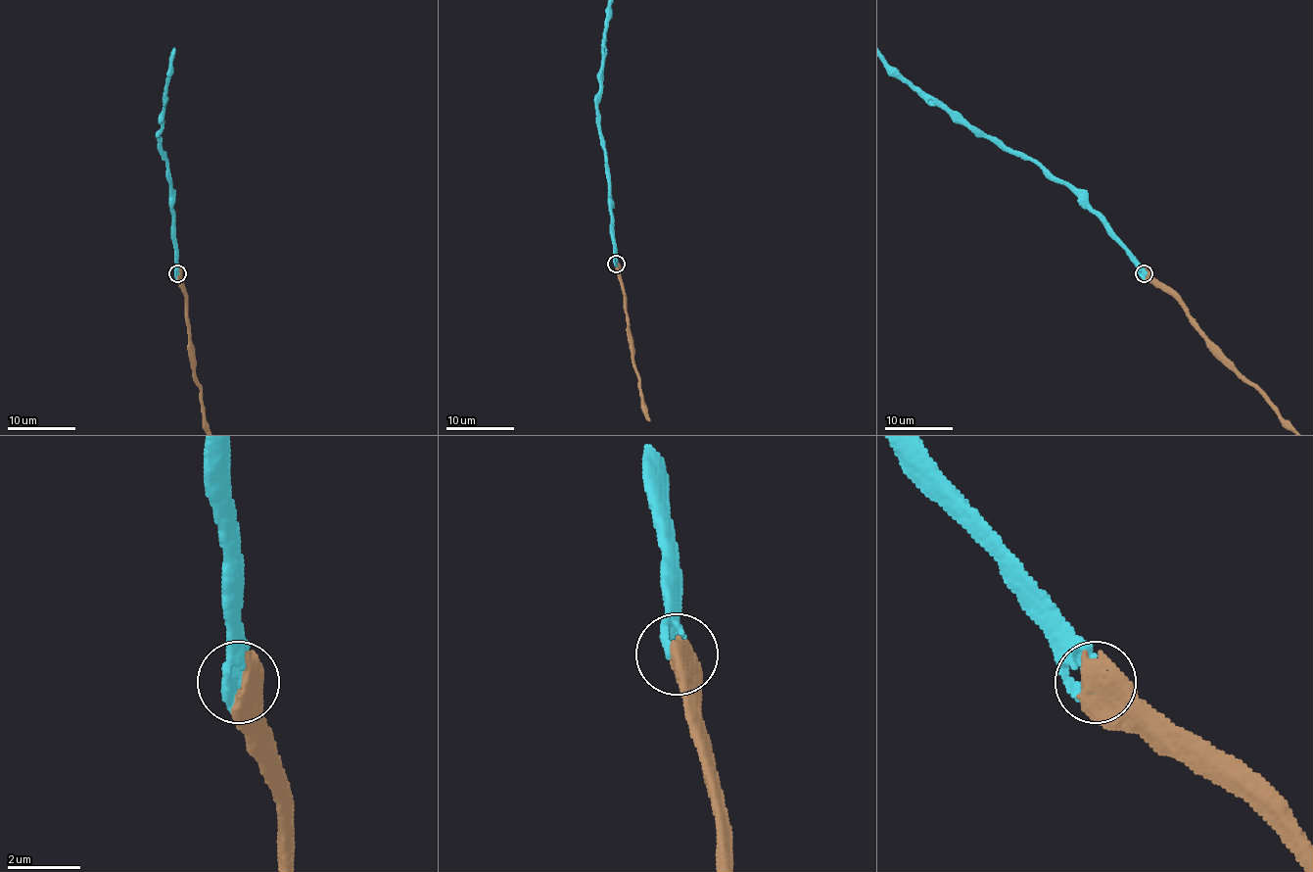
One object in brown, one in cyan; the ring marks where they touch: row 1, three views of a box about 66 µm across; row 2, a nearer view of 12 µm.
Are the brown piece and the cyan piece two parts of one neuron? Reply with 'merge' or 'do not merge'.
merge

